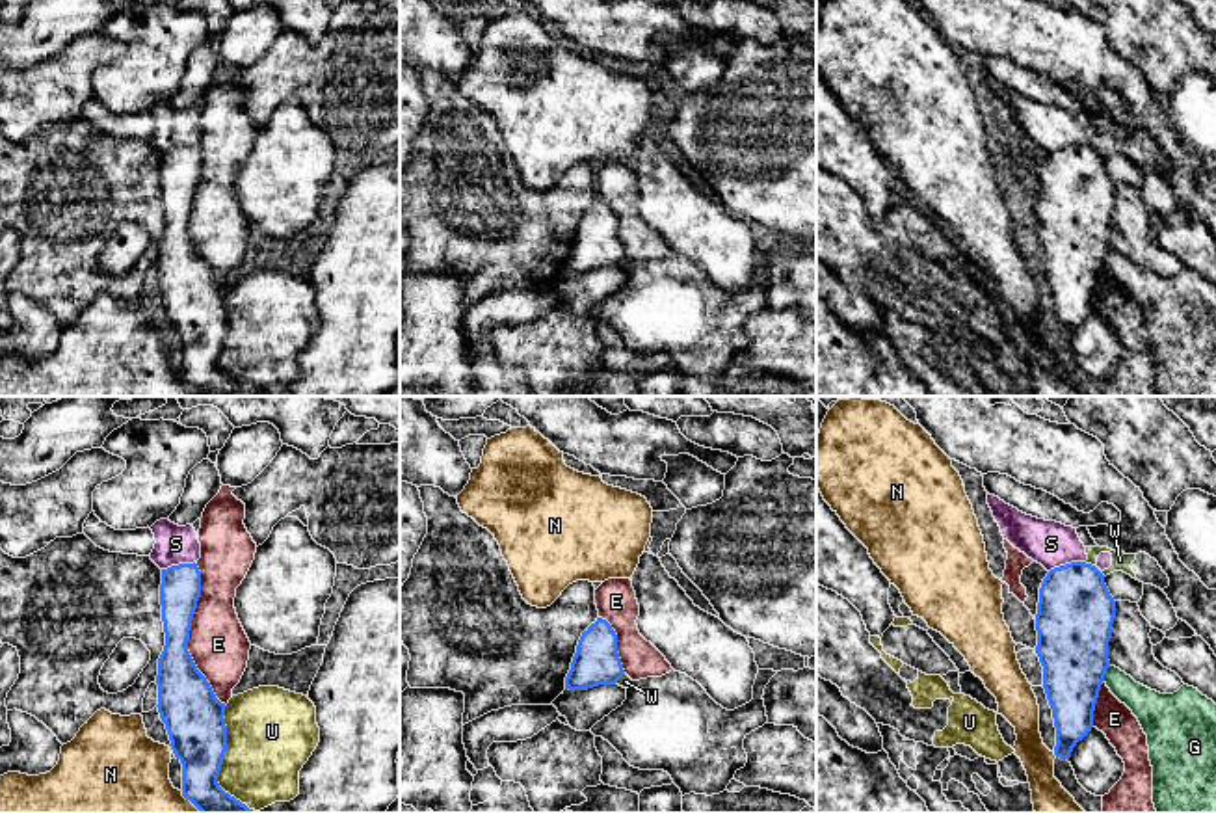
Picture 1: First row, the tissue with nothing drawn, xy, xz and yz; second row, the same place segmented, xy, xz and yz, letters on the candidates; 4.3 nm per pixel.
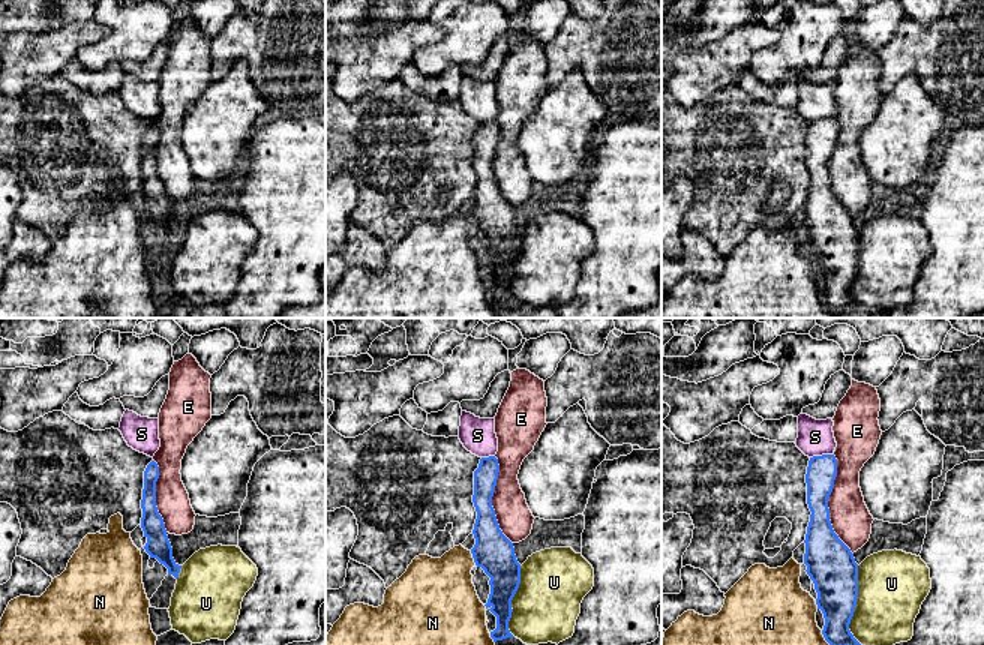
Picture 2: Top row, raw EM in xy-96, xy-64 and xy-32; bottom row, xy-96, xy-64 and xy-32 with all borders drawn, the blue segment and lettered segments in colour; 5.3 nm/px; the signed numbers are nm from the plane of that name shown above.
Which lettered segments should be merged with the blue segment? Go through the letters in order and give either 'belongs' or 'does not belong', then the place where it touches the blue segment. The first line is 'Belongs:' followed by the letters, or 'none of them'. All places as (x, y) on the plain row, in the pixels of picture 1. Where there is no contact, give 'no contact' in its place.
Belongs: none of them
E: does not belong; contact xy (188, 218)
G: does not belong; contact yz (1103, 257)
N: does not belong; contact xy (190, 384)
S: does not belong; contact yz (1066, 147)
U: does not belong; contact xy (222, 345)
W: does not belong; contact yz (1096, 151)

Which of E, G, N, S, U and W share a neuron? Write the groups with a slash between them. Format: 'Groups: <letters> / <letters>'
Groups: E / G / N / S W / U

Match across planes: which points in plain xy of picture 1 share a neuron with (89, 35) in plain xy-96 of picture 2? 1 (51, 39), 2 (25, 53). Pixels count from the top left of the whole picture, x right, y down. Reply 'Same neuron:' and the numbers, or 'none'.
Same neuron: none

